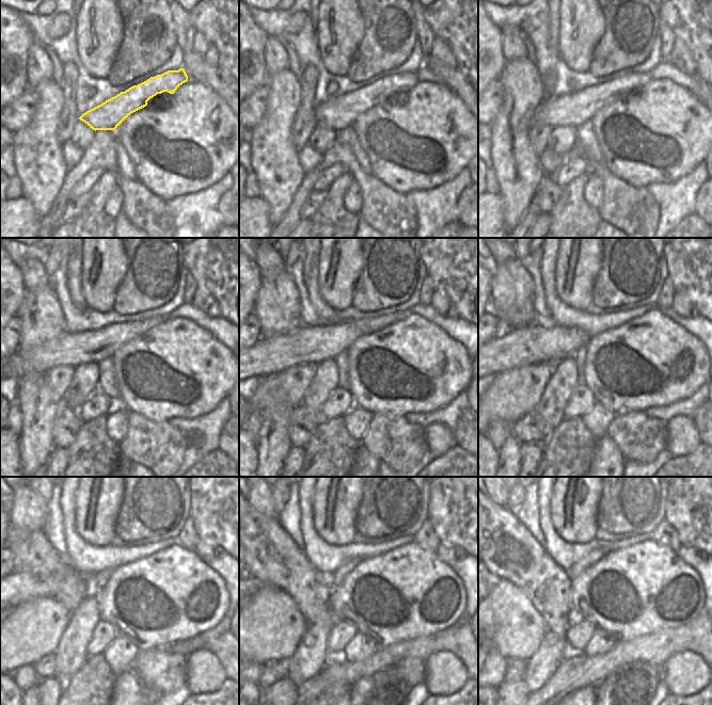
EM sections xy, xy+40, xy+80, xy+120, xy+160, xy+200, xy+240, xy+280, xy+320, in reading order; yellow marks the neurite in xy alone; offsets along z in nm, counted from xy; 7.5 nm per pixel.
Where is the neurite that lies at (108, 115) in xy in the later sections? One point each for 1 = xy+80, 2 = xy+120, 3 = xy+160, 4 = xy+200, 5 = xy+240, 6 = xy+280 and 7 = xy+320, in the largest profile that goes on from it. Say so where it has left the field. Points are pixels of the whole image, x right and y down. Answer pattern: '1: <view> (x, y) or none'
1: xy+80 (574, 109)
2: xy+120 (74, 349)
3: xy+160 (306, 345)
4: xy+200 (511, 348)
5: xy+240 (21, 587)
6: xy+280 (260, 583)
7: xy+320 (566, 566)

